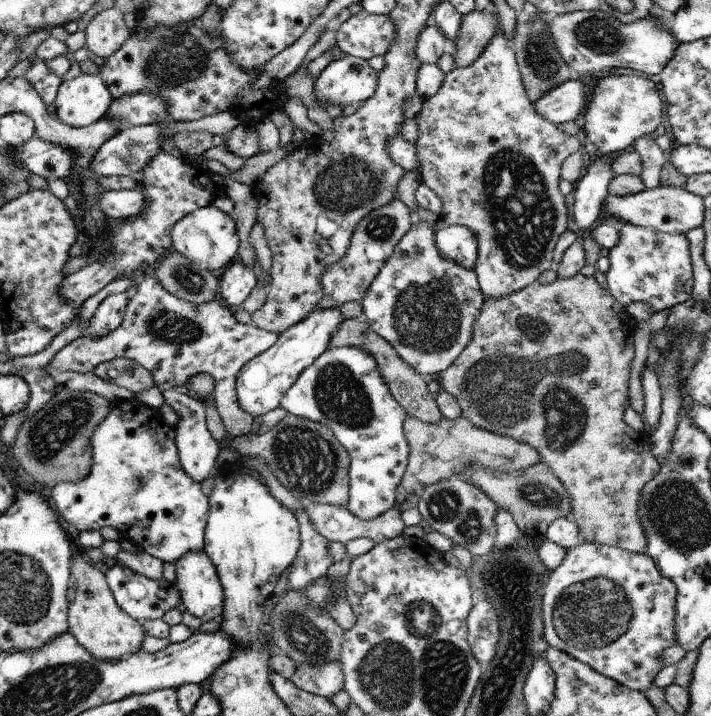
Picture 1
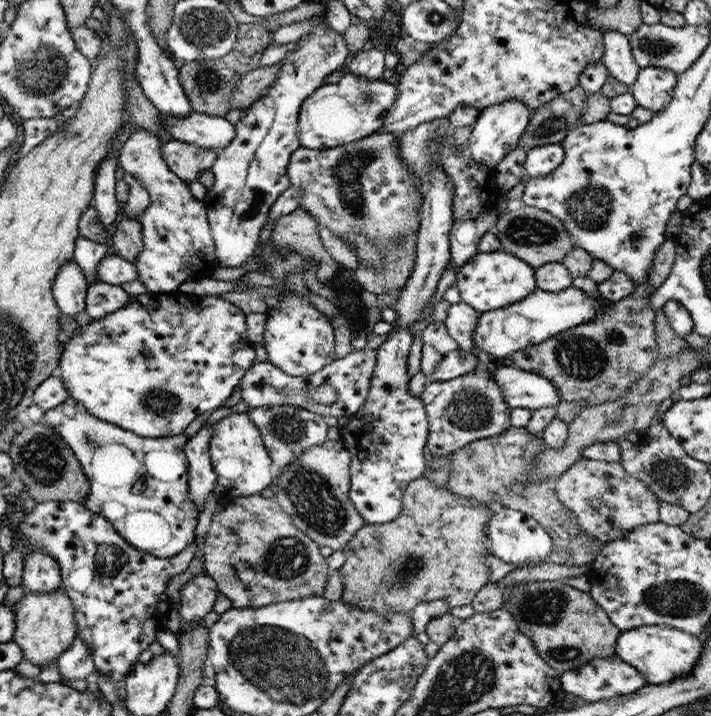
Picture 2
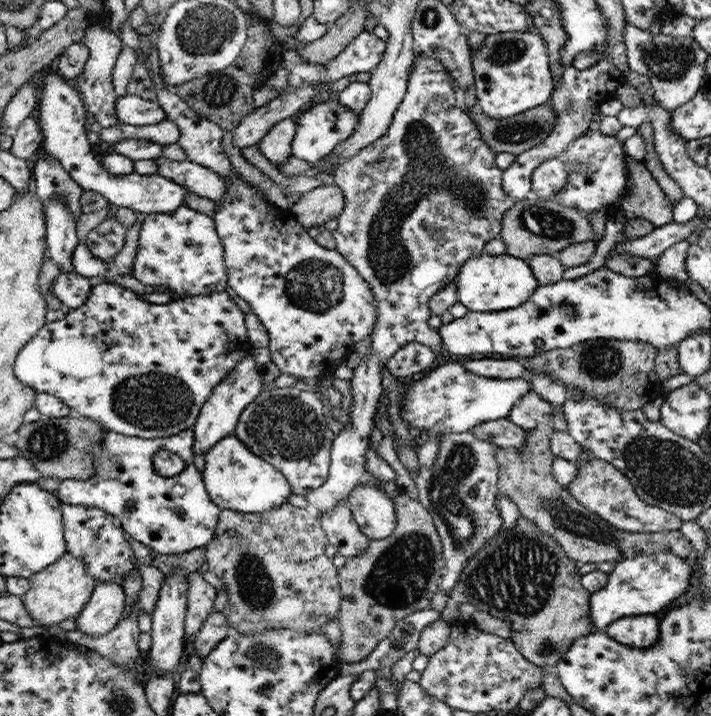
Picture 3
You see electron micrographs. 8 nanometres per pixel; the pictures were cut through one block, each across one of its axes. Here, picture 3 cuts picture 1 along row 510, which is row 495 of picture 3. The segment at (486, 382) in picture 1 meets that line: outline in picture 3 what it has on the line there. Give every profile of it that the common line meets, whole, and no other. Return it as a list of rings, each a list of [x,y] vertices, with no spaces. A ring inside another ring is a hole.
[[[596,457],[578,463],[577,474],[569,484],[568,491],[582,506],[595,512],[612,526],[626,532],[676,531],[683,523],[683,520],[675,514],[644,502],[625,474],[610,462]]]

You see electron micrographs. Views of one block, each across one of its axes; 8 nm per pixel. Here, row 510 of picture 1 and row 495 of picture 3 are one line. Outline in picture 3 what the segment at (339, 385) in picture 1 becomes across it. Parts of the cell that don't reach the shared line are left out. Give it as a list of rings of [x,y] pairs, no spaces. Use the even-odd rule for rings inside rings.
[[[366,482],[355,486],[346,503],[360,530],[369,539],[386,538],[397,525],[394,502],[375,484]]]

